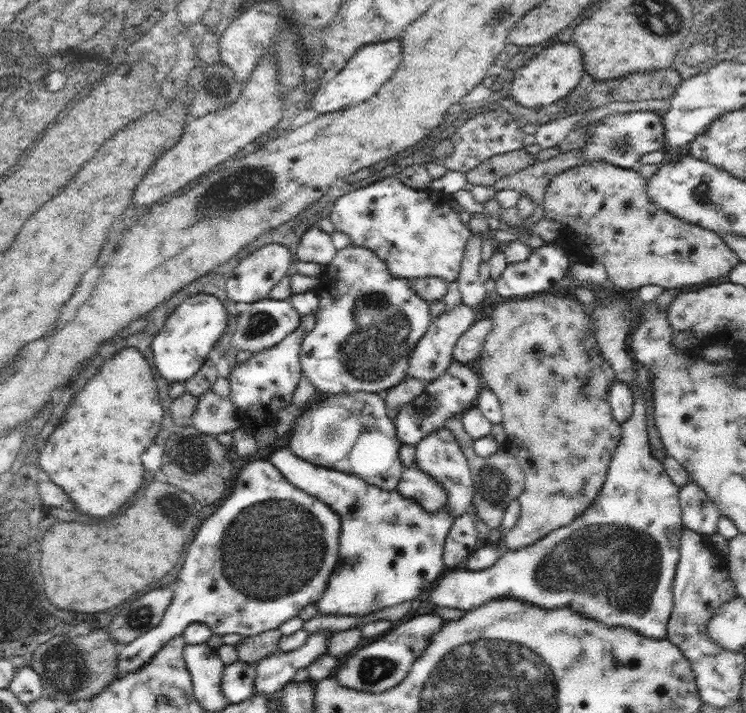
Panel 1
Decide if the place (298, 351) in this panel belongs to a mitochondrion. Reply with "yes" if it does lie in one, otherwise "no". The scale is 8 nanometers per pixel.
no

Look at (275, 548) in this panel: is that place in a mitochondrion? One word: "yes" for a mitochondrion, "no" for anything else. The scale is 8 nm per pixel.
yes

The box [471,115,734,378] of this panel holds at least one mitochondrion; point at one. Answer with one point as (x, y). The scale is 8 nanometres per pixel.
(620, 143)

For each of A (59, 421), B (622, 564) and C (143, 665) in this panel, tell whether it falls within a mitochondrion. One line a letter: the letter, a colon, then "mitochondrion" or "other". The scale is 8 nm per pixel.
A: other
B: mitochondrion
C: other

